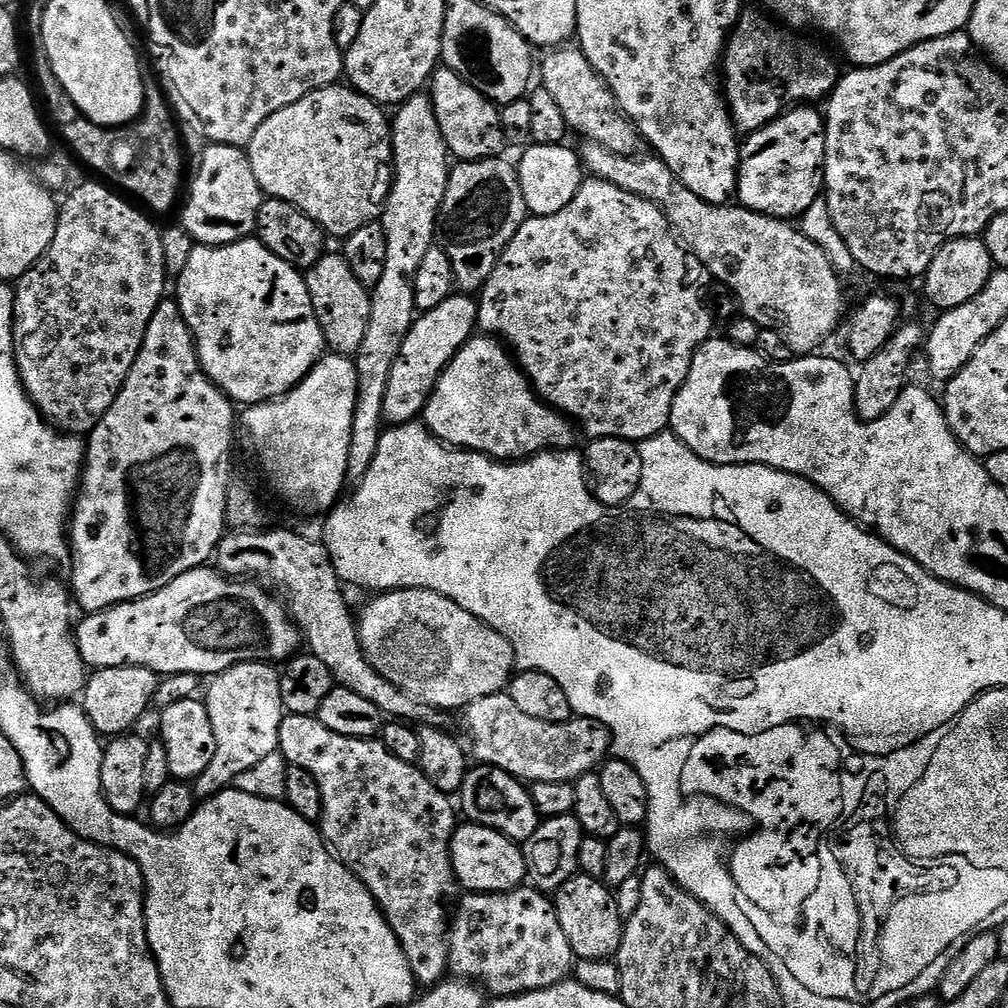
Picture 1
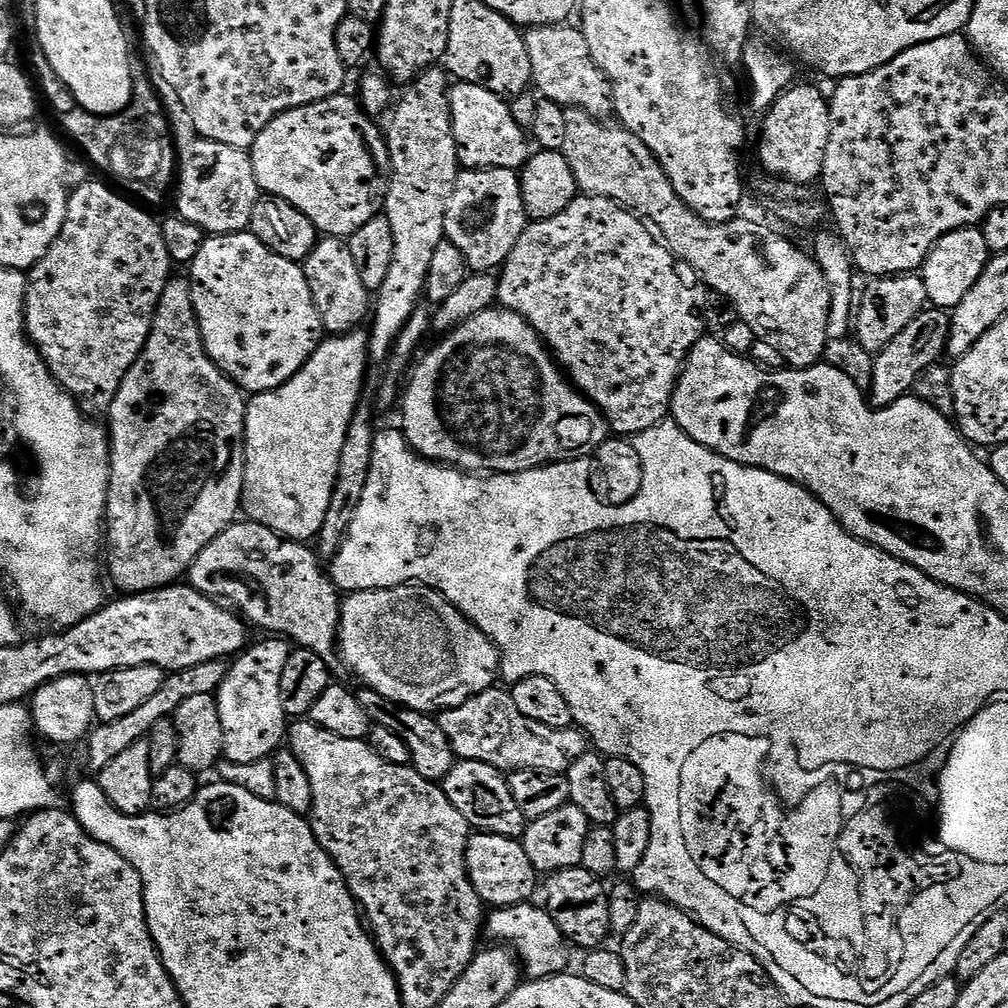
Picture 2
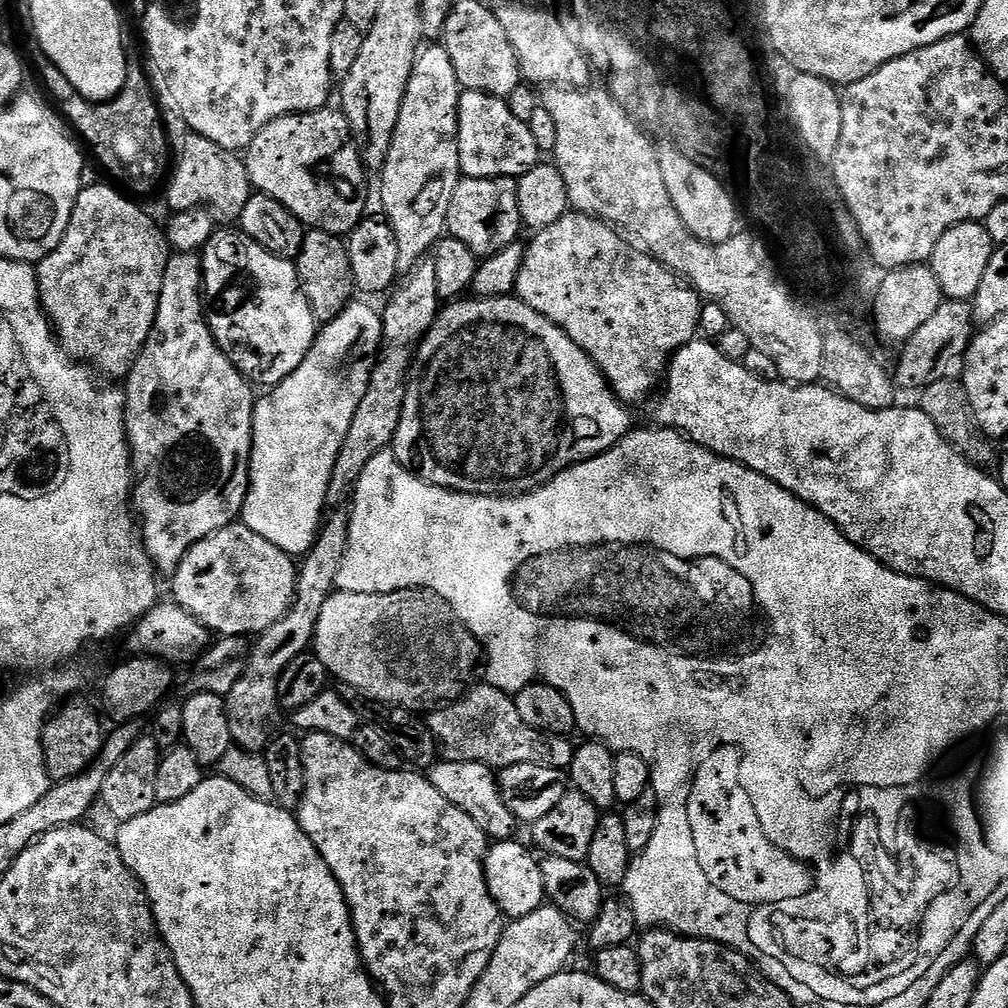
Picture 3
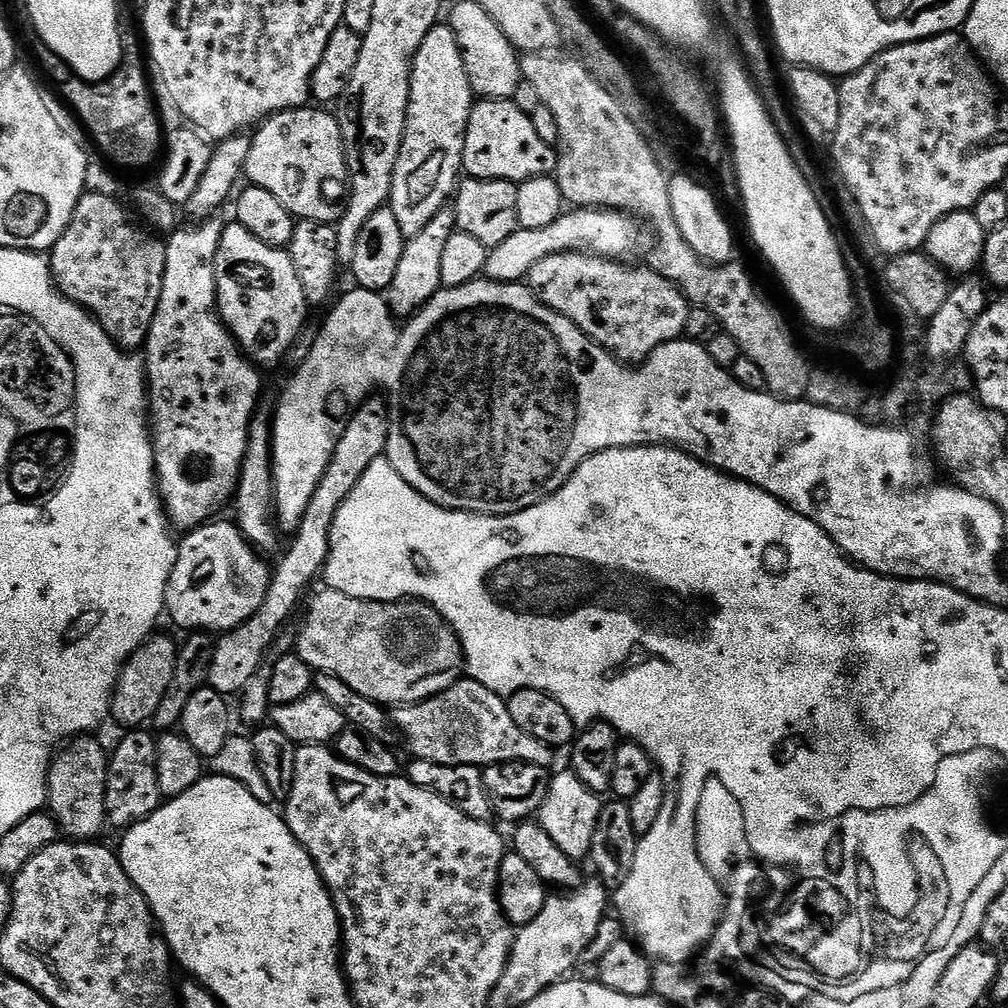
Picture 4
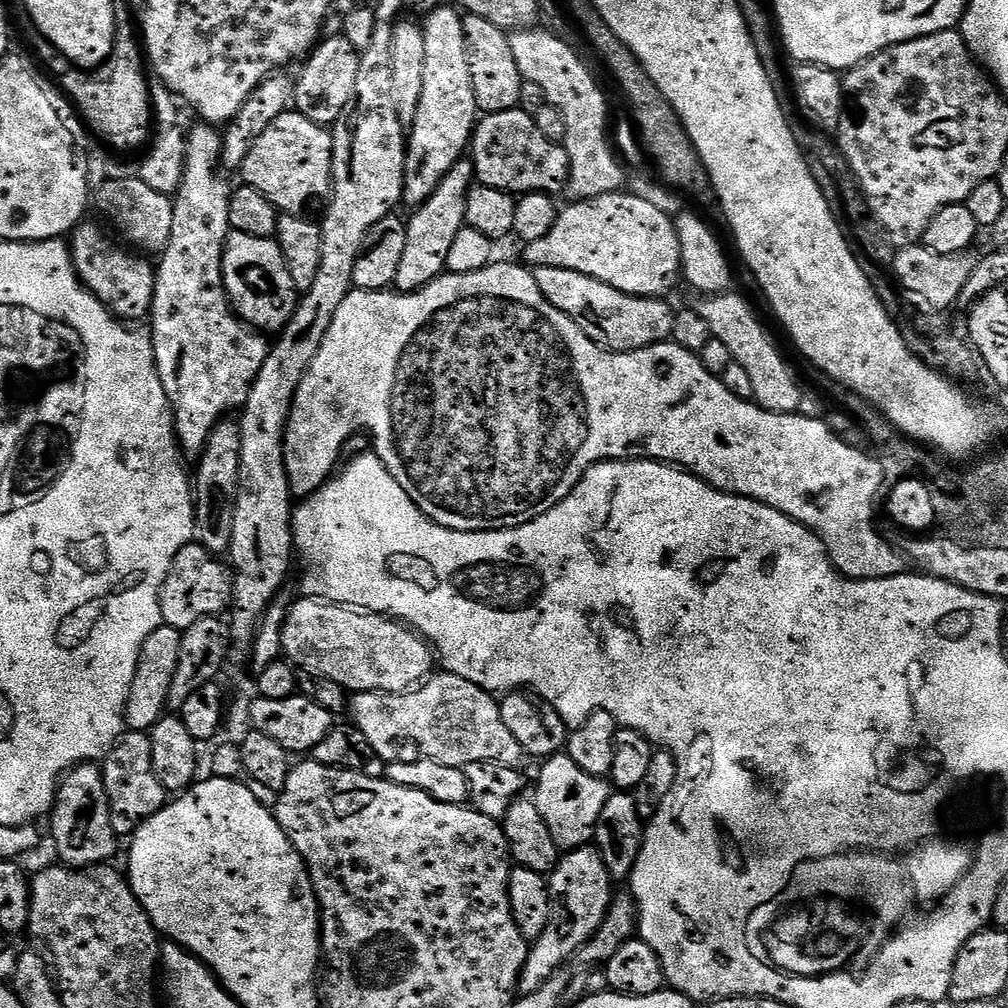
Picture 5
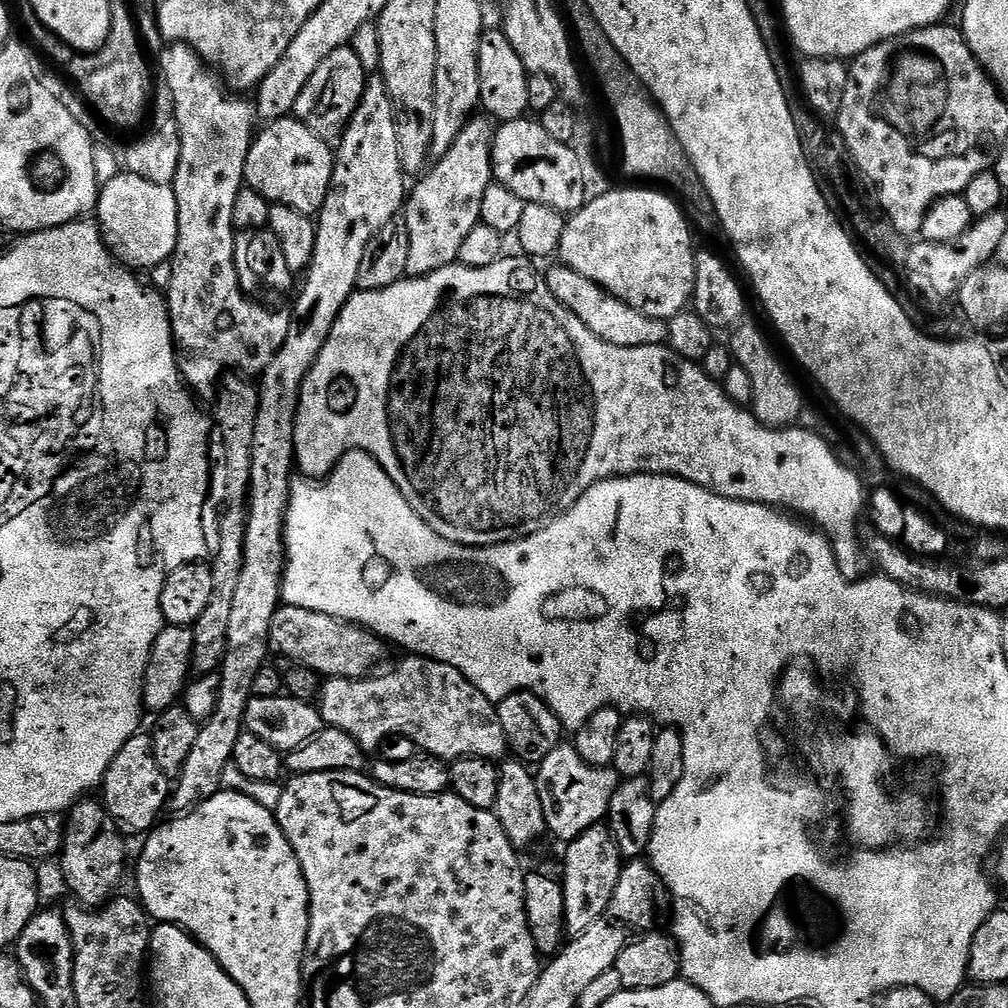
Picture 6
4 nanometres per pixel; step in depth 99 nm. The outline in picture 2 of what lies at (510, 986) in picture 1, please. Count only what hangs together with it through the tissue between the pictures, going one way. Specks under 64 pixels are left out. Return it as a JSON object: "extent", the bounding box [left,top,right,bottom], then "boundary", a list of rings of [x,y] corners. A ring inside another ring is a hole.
{"extent":[486,902,570,980],"boundary":[[[536,902],[527,904],[515,904],[509,908],[492,908],[486,916],[486,932],[493,936],[493,941],[507,946],[515,952],[521,965],[522,972],[528,980],[545,980],[551,976],[558,976],[569,971],[568,968],[568,948],[570,941],[558,930],[558,922],[548,913],[547,907],[536,905]]]}

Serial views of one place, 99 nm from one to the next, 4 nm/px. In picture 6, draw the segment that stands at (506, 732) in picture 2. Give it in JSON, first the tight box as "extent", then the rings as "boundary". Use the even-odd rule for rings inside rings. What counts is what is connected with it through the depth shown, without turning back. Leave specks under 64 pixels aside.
{"extent":[318,654,509,762],"boundary":[[[411,654],[403,658],[405,660],[393,666],[392,672],[384,672],[381,676],[372,674],[362,680],[325,679],[318,693],[318,707],[325,725],[346,730],[346,734],[353,736],[368,754],[372,754],[387,736],[405,736],[410,743],[417,744],[421,753],[428,753],[441,762],[467,760],[470,756],[496,762],[509,755],[506,734],[496,713],[497,705],[486,698],[482,690],[478,690],[462,673],[454,670],[454,666]]]}

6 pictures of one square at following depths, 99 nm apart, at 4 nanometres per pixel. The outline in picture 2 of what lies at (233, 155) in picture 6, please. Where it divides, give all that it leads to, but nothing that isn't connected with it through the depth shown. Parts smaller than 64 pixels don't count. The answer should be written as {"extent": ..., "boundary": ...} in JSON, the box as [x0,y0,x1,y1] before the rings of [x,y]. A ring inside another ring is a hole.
{"extent":[106,279,248,594],"boundary":[[[169,279],[164,288],[162,298],[156,307],[154,322],[150,334],[146,338],[146,346],[142,354],[130,366],[111,408],[106,413],[106,431],[110,441],[110,487],[108,490],[108,511],[106,513],[106,572],[121,588],[124,594],[155,592],[157,588],[169,587],[187,573],[188,567],[218,538],[218,534],[237,523],[242,512],[244,498],[244,419],[248,413],[245,393],[226,375],[219,366],[209,358],[204,348],[204,340],[200,337],[200,324],[196,320],[196,311],[192,301],[192,286],[187,279]]]}

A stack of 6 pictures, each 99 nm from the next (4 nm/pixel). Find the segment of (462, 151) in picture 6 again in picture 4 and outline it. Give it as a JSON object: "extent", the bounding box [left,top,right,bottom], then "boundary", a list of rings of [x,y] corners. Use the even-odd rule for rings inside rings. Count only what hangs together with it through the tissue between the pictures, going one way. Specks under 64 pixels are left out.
{"extent":[386,206,458,318],"boundary":[[[446,206],[434,214],[429,225],[419,234],[407,237],[404,249],[402,250],[402,259],[398,262],[398,270],[394,274],[394,282],[390,282],[386,293],[388,309],[392,315],[397,318],[411,318],[434,298],[442,287],[442,253],[446,247],[450,234],[458,231],[456,227],[456,209],[452,206]]]}

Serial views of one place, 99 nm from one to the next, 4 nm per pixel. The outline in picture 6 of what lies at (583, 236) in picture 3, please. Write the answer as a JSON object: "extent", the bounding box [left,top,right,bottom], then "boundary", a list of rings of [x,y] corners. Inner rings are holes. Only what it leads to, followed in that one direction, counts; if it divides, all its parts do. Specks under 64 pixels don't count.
{"extent":[546,266,668,348],"boundary":[[[557,266],[546,272],[550,294],[562,306],[566,306],[579,320],[584,323],[598,338],[610,342],[619,348],[641,348],[642,346],[663,345],[668,339],[668,326],[663,320],[655,320],[630,306],[617,296],[611,296],[604,288],[599,288],[573,268]]]}

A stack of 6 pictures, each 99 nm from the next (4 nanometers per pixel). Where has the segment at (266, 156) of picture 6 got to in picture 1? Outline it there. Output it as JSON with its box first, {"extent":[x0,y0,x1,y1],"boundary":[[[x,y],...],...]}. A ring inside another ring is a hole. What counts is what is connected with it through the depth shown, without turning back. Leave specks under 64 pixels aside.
{"extent":[246,82,394,238],"boundary":[[[337,82],[298,98],[294,106],[278,110],[278,114],[270,114],[246,145],[250,166],[254,166],[254,178],[258,178],[258,186],[265,197],[290,202],[302,210],[302,214],[318,222],[329,237],[346,238],[354,234],[354,230],[362,230],[362,226],[377,223],[383,217],[394,175],[392,129],[384,112],[385,109],[370,97]]]}

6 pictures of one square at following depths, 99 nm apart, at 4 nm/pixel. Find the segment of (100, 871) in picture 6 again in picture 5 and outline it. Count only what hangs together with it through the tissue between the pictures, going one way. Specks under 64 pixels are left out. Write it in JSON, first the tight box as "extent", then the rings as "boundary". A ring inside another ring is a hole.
{"extent":[50,762,118,868],"boundary":[[[96,762],[78,764],[63,777],[56,790],[56,803],[50,813],[52,820],[52,840],[56,843],[56,852],[60,855],[59,863],[70,868],[93,868],[96,864],[109,863],[116,852],[118,837],[112,825],[110,798],[106,794],[106,782],[101,765]]]}

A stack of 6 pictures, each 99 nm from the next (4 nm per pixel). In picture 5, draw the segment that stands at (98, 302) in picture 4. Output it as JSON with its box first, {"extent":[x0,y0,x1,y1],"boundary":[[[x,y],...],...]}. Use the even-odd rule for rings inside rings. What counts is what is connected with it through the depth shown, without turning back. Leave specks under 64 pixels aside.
{"extent":[71,222,156,322],"boundary":[[[84,222],[71,233],[72,264],[80,281],[92,291],[112,315],[124,322],[136,322],[149,315],[156,293],[156,268],[148,260],[119,248],[96,224]]]}

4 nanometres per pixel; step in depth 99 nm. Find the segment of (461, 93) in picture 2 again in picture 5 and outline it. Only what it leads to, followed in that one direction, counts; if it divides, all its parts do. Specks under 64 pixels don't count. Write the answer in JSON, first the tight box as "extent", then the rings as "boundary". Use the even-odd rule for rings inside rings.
{"extent":[470,107,570,194],"boundary":[[[514,107],[501,112],[489,112],[479,117],[476,131],[472,134],[470,145],[470,159],[475,179],[480,184],[490,186],[494,190],[523,194],[526,192],[546,192],[556,194],[568,183],[570,162],[563,144],[555,144],[542,130],[538,130],[536,118],[526,114],[521,108]]]}

